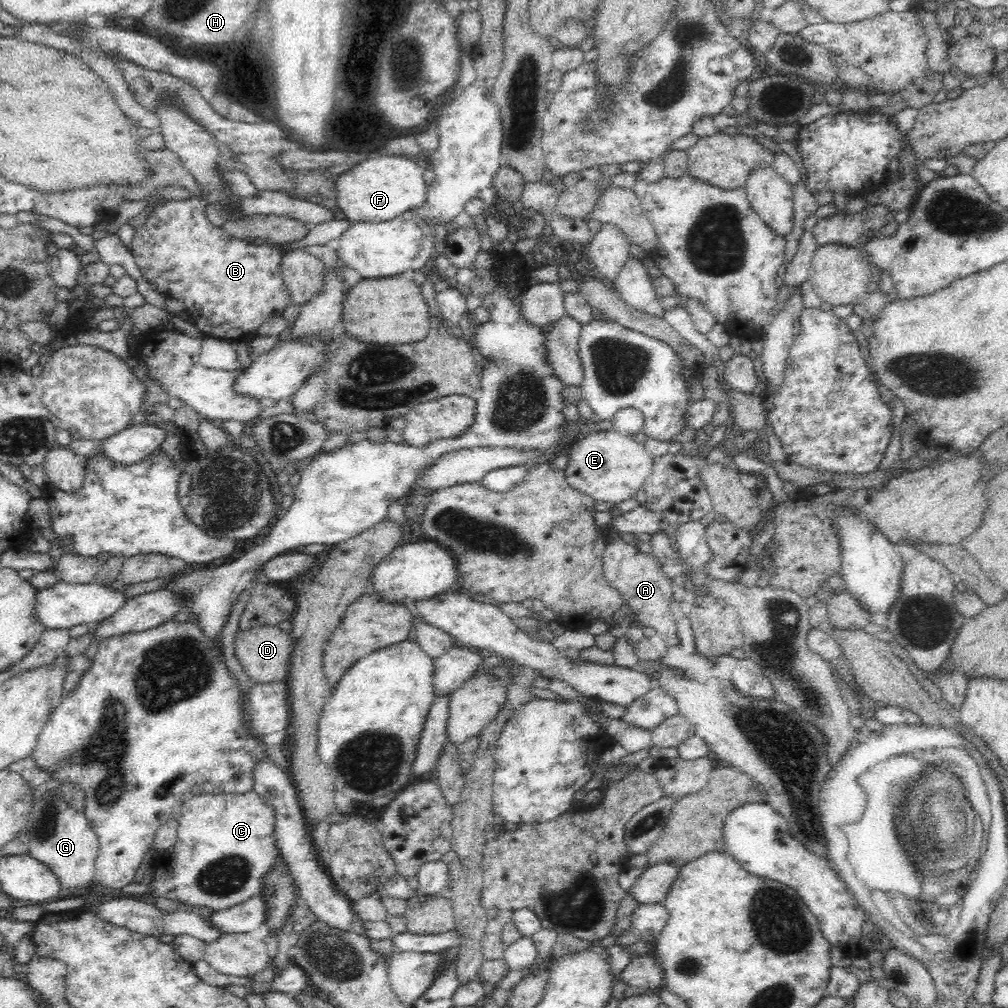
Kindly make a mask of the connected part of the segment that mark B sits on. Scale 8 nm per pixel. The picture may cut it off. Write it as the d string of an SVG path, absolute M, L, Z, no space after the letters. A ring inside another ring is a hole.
M193 194L185 200L165 200L160 207L157 207L150 213L146 223L137 228L133 241L129 244L130 251L142 278L149 283L154 284L155 289L163 296L169 296L176 300L182 300L185 304L185 310L188 312L188 320L191 321L202 334L206 337L220 338L227 341L246 341L250 339L260 328L260 325L272 316L282 316L284 308L292 305L292 297L288 292L288 287L284 283L282 274L280 274L280 263L283 257L282 246L279 245L258 245L249 243L248 240L240 240L228 234L222 227L212 226L208 217L206 217L206 206L208 202L198 195Z

